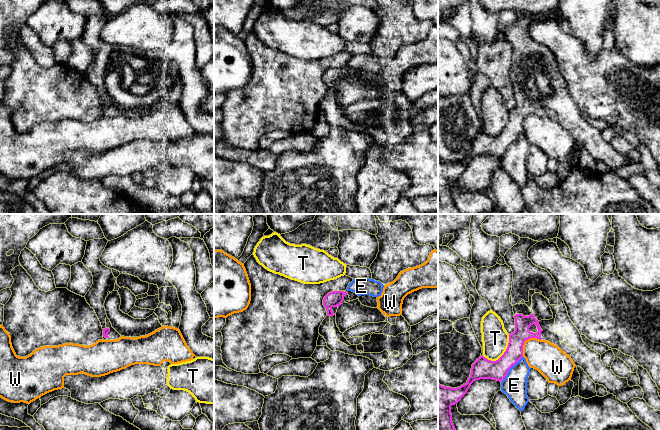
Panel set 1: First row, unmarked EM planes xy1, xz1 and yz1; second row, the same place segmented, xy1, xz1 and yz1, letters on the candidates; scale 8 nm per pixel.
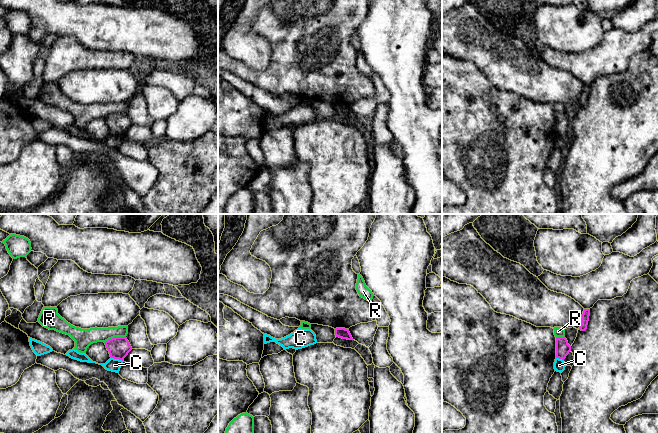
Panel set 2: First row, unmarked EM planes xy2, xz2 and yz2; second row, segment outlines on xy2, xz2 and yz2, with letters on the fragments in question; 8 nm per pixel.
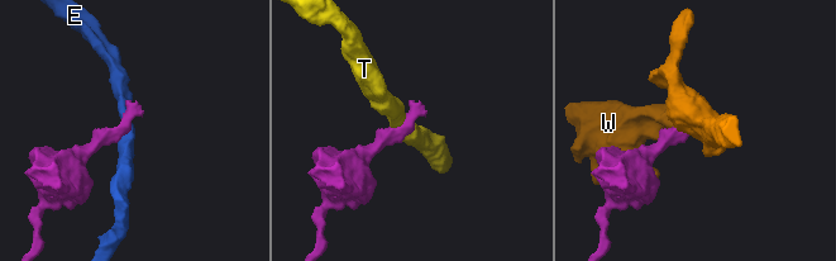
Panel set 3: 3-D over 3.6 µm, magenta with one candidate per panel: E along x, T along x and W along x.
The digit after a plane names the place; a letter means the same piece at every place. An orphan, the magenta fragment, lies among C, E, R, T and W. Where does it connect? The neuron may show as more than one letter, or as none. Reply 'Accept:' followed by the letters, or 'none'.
Accept: none

